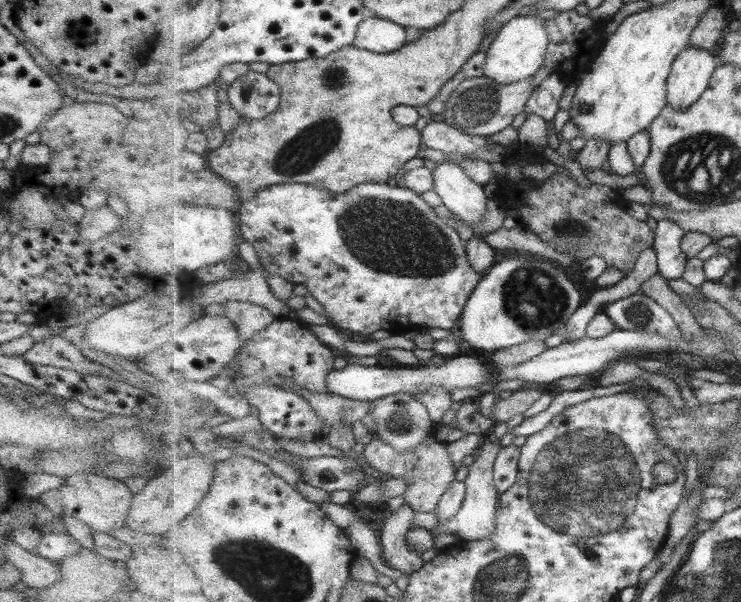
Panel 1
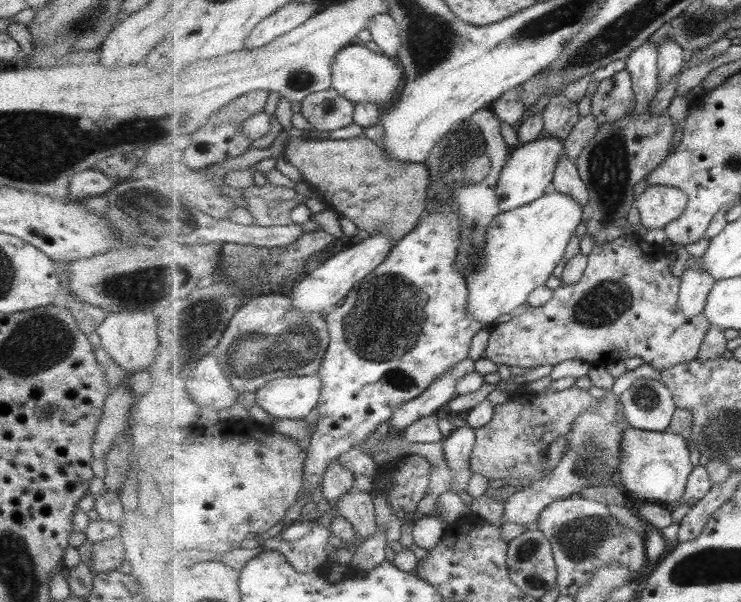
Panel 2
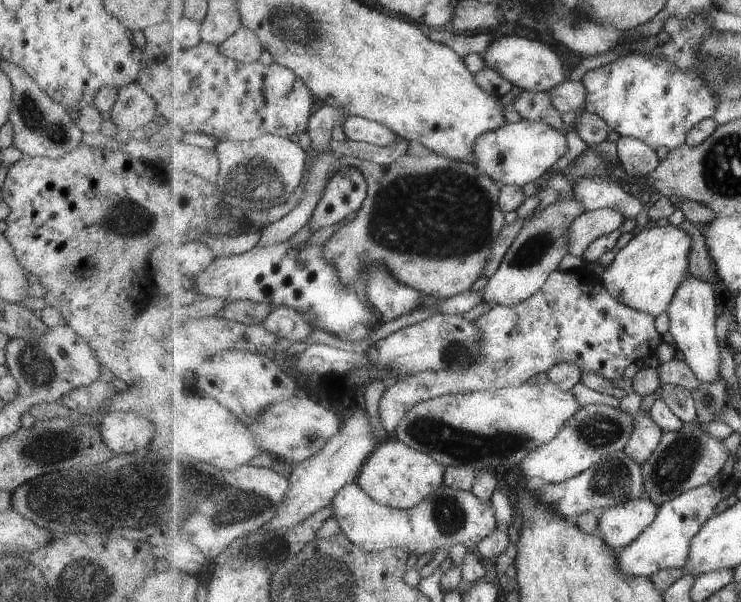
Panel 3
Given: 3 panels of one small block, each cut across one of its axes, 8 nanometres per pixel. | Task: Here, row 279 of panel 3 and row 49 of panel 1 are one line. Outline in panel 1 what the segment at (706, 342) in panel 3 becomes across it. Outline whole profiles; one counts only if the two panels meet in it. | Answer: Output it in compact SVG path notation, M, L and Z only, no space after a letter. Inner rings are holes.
M689 46L675 60L668 82L668 104L676 111L697 103L720 65L716 52Z

